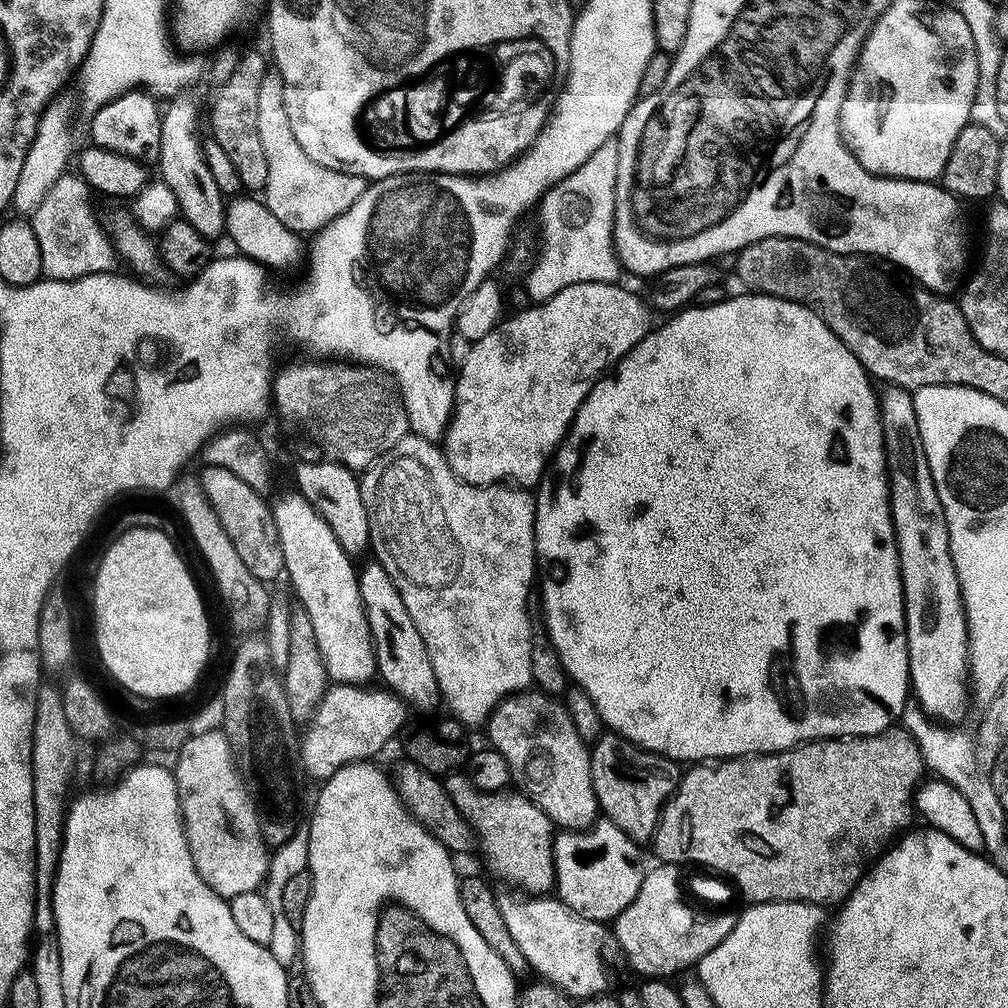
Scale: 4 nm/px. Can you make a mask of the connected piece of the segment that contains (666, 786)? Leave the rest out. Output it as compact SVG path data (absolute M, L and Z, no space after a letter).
M608 730L591 745L592 761L590 778L594 782L594 794L600 804L600 812L614 826L621 828L637 844L647 845L660 825L664 805L672 798L678 783L677 761L657 753L647 752L625 736Z

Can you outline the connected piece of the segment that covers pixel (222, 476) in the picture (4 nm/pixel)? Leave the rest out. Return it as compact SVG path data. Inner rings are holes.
M204 466L201 469L201 472L198 472L198 479L202 490L206 494L210 506L214 506L214 514L218 514L218 522L222 522L222 530L226 530L226 534L230 534L230 542L234 542L234 550L238 550L242 562L246 562L246 570L250 570L250 574L254 574L254 578L265 582L276 580L279 576L281 579L284 572L284 555L282 554L282 542L278 538L278 526L272 517L269 501L264 501L265 497L261 493L246 486L246 482L242 482L242 478L230 474L230 470L222 470L222 466Z

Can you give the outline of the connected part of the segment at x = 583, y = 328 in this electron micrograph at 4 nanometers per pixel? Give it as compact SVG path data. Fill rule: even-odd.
M578 282L574 286L566 286L554 294L554 298L543 302L533 303L532 308L524 308L521 312L516 312L512 317L501 319L486 338L475 341L466 360L458 365L455 373L456 382L456 405L452 407L452 418L448 421L448 431L442 437L442 451L444 457L448 459L448 465L454 470L454 474L459 480L465 480L467 484L482 484L485 486L496 486L501 482L507 482L512 486L519 486L525 490L532 490L539 485L546 475L546 469L560 443L568 434L568 429L572 426L572 420L576 416L576 411L582 406L586 394L595 386L596 381L608 371L612 365L617 364L624 355L642 338L647 336L654 327L652 315L653 309L649 301L640 296L635 296L628 288L623 288L623 283L617 282L607 284L606 282Z

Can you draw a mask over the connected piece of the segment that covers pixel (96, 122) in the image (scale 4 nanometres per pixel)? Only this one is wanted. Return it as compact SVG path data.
M143 90L124 92L106 102L106 106L102 106L97 112L91 113L89 120L92 121L88 124L88 132L92 135L91 143L114 154L134 158L139 164L155 165L159 161L162 146L161 111L161 105L152 93Z

